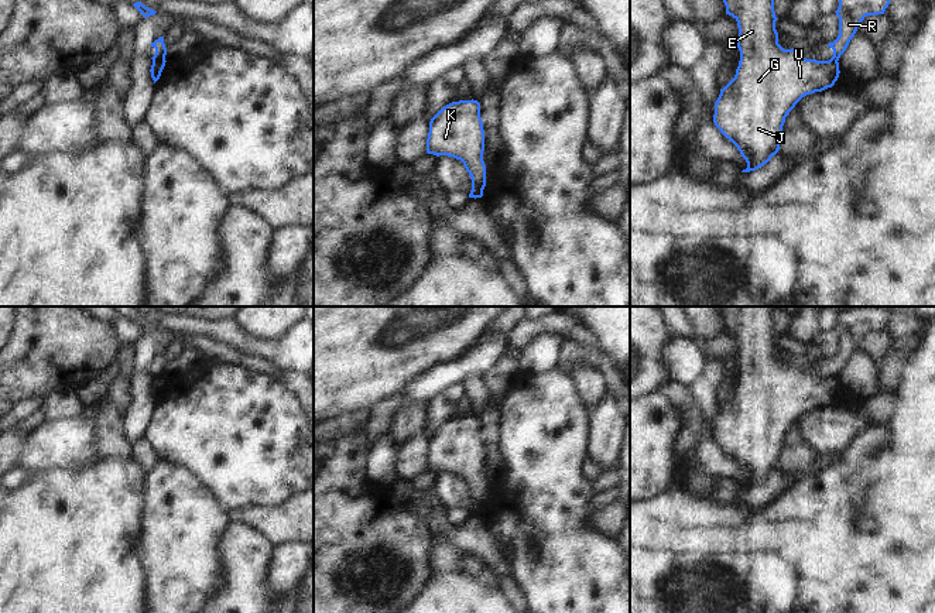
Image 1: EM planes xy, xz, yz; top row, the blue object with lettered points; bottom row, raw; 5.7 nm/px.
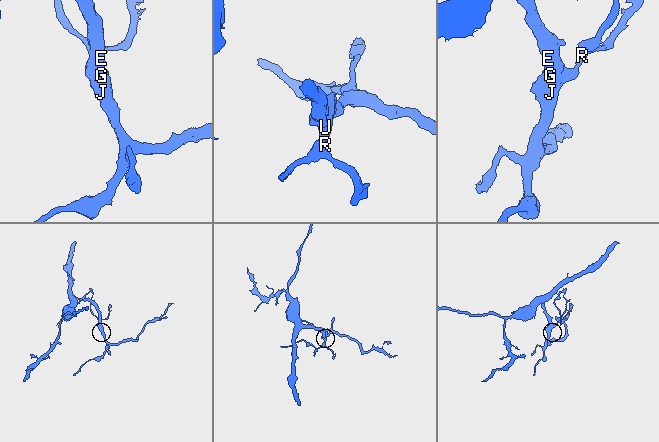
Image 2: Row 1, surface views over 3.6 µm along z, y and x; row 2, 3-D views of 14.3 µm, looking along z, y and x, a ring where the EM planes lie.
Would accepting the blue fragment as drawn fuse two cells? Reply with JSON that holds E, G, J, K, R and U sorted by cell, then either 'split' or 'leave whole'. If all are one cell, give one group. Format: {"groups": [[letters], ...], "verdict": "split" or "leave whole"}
{"groups": [["E", "G", "J", "K", "U"], ["R"]], "verdict": "split"}

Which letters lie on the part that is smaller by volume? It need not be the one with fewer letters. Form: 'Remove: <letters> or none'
Remove: R

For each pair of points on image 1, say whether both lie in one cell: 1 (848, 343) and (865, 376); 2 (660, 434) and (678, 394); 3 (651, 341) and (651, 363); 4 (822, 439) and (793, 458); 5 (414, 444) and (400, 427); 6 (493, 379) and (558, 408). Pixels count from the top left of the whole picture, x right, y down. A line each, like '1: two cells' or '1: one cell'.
1: two cells
2: two cells
3: one cell
4: two cells
5: two cells
6: two cells

